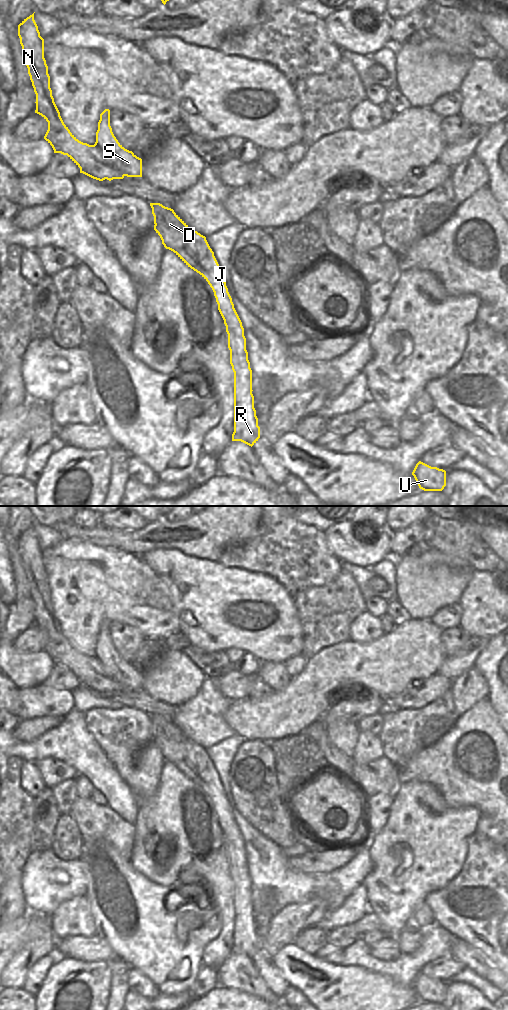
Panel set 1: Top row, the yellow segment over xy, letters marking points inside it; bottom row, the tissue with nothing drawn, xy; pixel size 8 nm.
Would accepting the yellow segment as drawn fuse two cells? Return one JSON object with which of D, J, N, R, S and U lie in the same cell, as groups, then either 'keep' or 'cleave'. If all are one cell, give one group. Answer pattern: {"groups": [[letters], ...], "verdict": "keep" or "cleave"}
{"groups": [["D", "J", "R", "S"], ["N", "U"]], "verdict": "cleave"}

